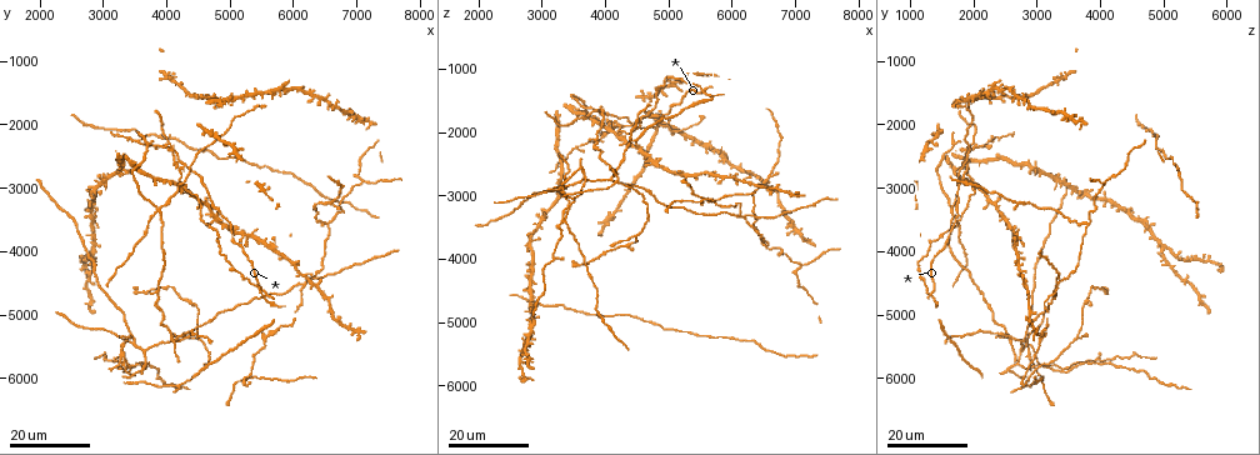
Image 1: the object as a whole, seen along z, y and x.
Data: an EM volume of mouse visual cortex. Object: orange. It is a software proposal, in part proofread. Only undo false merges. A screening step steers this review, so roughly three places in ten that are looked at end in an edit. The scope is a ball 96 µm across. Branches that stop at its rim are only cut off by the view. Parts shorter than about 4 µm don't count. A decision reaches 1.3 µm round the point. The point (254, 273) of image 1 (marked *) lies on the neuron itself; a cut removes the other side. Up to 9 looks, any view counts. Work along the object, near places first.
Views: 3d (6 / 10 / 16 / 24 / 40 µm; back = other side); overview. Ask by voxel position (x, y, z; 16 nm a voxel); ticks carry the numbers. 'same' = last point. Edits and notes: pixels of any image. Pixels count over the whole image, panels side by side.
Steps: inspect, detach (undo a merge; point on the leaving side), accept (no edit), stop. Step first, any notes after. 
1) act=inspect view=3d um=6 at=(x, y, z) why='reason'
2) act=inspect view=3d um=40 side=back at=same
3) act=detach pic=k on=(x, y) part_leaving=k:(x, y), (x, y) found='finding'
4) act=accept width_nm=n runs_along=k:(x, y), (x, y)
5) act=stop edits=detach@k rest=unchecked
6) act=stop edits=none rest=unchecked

act=inspect view=3d um=24 at=(4550, 5400, 3600) why='three-way junction'

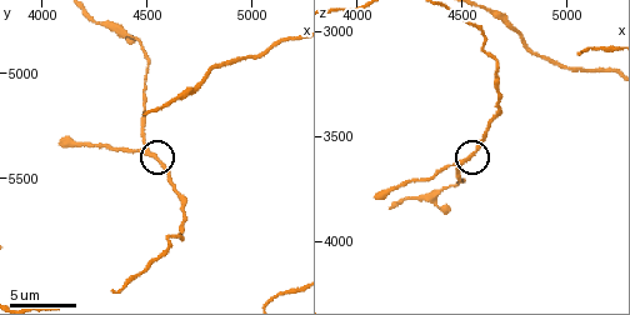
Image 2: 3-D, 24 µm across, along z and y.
act=inspect view=3d um=6 at=(4480, 5340, 3630)

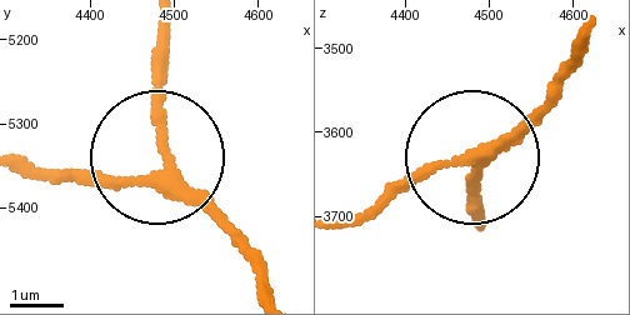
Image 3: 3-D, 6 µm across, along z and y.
act=accept runs_along=3:(268, 281), (249, 241), (183, 174), (21, 174) found='all the same neuron'

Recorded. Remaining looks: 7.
act=inspect view=3d um=24 at=(3650, 5750, 2750) why='three-way junction'

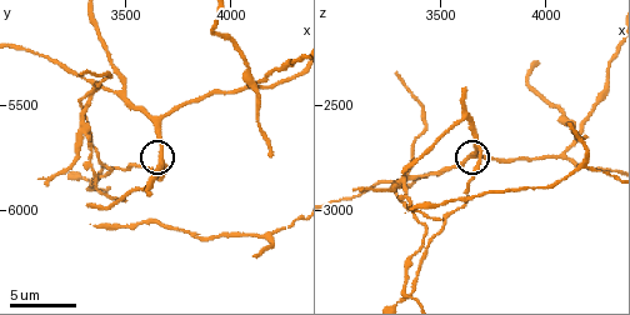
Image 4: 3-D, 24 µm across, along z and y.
act=inspect view=3d um=10 at=same why='closer look'

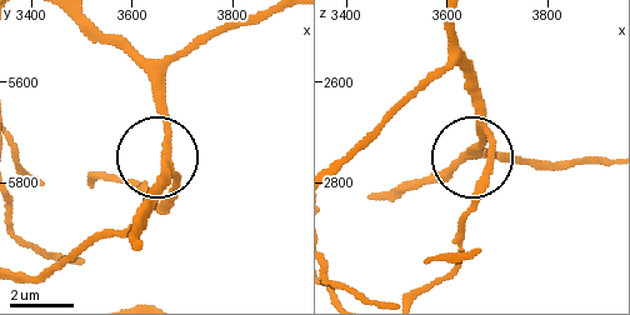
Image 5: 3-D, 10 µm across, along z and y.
act=inspect view=3d um=10 side=back at=(3680, 5780, 2700)

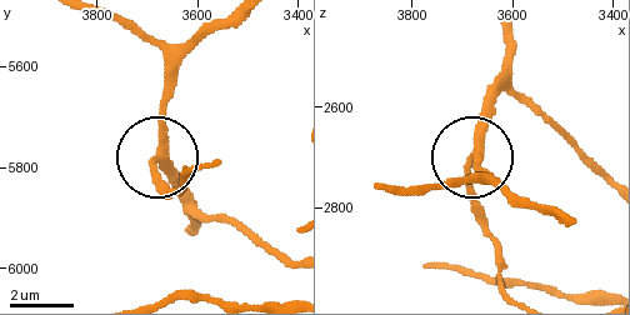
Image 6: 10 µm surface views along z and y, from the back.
act=accept arms=3 runs_along=6:(126, 20), (164, 58), (166, 131), (158, 155), (195, 200) found='one neuron here'

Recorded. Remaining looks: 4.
act=inspect view=3d um=24 at=(3900, 3350, 1700) why='four-way junction'

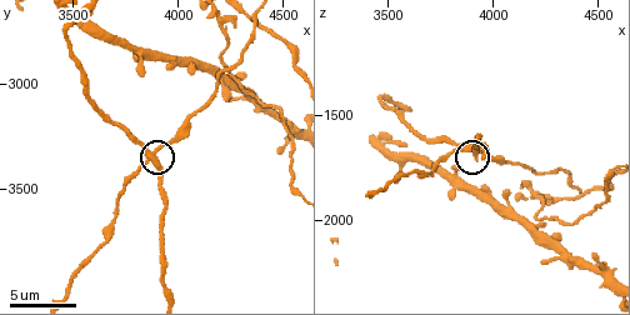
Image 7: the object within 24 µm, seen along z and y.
act=inspect view=3d um=10 at=(3870, 3380, 1650)

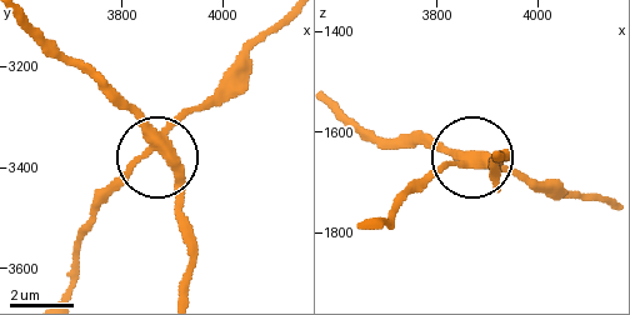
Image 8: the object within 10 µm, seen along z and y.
act=detach pic=8 on=(183, 181) width_nm=330 part_leaving=8:(158, 141), (189, 251), (184, 293) found='a second neuron is stuck on'

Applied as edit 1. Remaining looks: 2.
act=inspect view=3d um=24 at=(6200, 4550, 3350) why='side arm on a straight run'

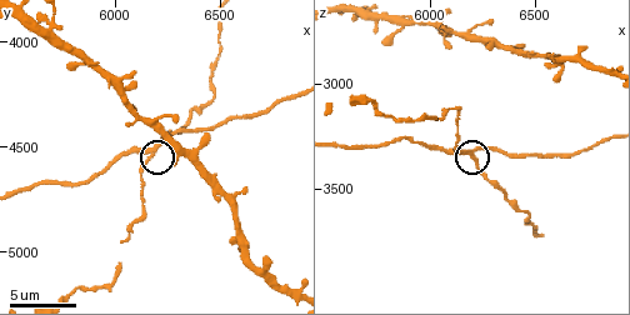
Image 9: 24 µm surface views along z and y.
act=inspect view=3d um=6 at=(6160, 4550, 3330)

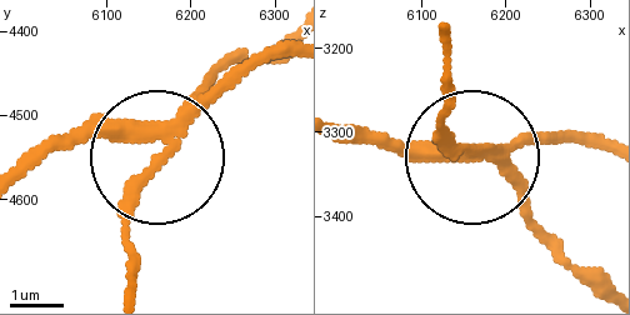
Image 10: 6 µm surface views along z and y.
act=detach pic=10 on=(139, 189) arms=3 found='two neurons meet here'

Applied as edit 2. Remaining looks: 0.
act=stop edits=detach@8,detach@10 rest=unchecked

